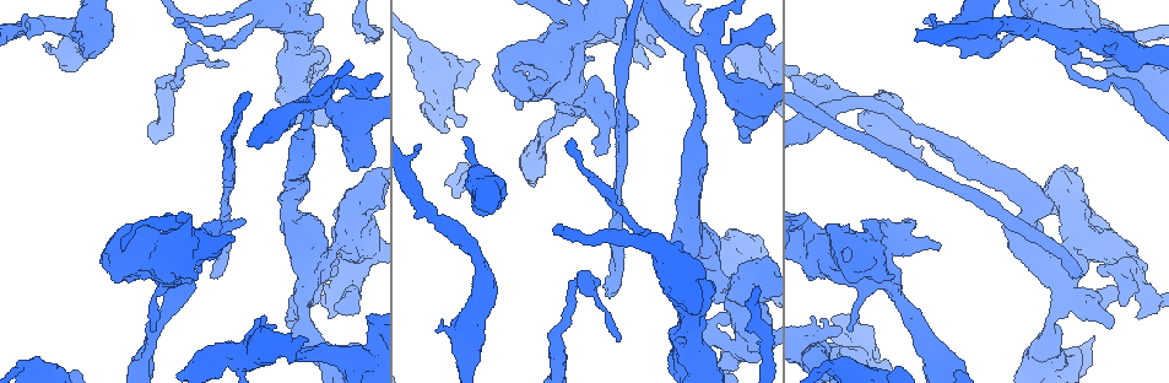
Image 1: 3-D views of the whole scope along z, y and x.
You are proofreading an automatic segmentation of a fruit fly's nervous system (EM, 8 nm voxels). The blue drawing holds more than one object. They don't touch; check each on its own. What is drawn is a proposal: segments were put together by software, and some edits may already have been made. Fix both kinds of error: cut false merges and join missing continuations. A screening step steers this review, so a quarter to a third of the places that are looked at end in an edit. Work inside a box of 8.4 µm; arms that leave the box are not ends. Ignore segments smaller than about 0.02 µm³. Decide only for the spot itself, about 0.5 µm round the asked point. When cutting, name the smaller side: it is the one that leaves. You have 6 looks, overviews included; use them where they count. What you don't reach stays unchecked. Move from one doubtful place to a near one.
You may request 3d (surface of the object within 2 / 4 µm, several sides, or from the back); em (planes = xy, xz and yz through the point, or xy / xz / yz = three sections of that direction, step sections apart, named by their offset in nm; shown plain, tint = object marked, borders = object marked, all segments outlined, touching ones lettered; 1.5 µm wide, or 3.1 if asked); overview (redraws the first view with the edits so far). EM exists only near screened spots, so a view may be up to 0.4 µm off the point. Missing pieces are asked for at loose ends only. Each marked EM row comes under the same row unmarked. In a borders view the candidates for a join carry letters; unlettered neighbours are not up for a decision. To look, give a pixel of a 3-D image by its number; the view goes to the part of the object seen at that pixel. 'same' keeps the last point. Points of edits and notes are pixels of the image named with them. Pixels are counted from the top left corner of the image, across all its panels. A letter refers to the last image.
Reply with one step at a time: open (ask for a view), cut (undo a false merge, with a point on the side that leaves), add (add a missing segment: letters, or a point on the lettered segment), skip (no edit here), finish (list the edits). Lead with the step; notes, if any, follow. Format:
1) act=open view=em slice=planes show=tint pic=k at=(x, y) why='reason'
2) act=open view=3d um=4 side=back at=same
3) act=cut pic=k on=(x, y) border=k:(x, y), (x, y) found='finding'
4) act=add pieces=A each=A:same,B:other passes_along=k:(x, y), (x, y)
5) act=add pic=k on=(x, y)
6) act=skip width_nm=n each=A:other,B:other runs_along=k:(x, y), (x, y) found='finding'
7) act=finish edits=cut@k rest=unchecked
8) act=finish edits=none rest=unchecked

act=open view=3d um=2 pic=1 at=(306, 125)

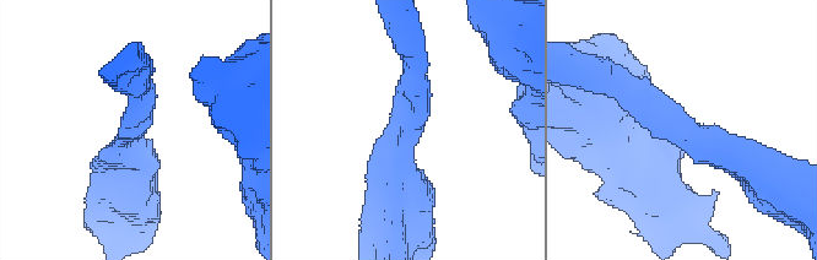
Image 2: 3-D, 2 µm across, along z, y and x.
act=open view=em slice=xz step=4 show=borders pic=2 at=(677, 129)

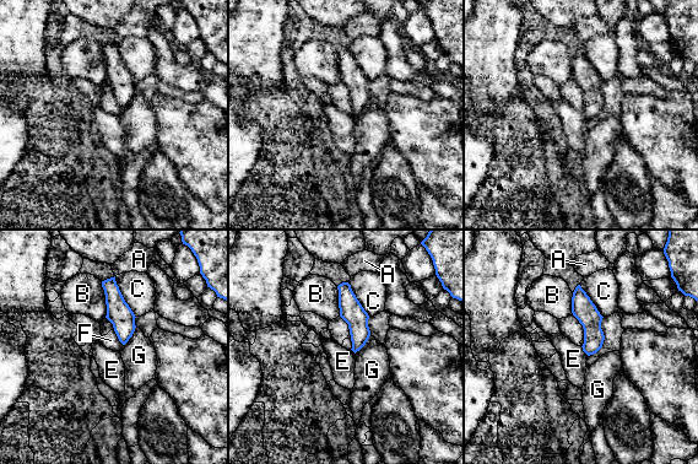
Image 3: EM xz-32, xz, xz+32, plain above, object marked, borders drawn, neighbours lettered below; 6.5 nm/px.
act=open view=em slice=planes show=borders at=same why='cut it another way'

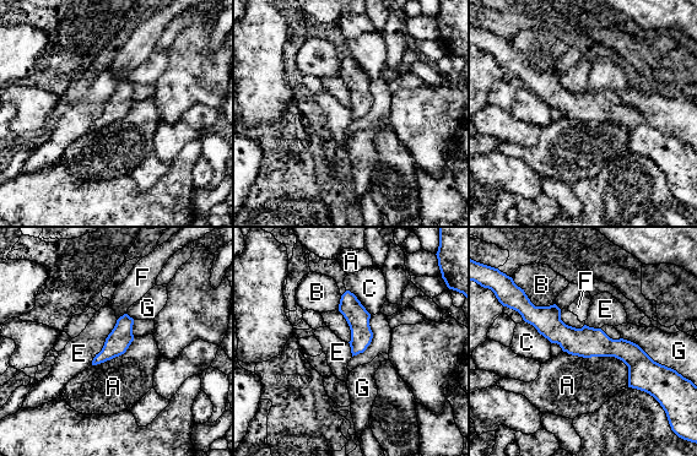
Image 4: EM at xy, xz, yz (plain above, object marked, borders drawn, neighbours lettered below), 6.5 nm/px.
act=skip longest_contact=A:500nm each=A:other,B:other,C:other,E:other,F:other,G:other runs_along=4:(523, 309), (655, 370) found='one neuron here'

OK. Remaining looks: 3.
act=open view=em slice=xz step=8 show=borders pic=1 at=(609, 298) why='branch stops here'

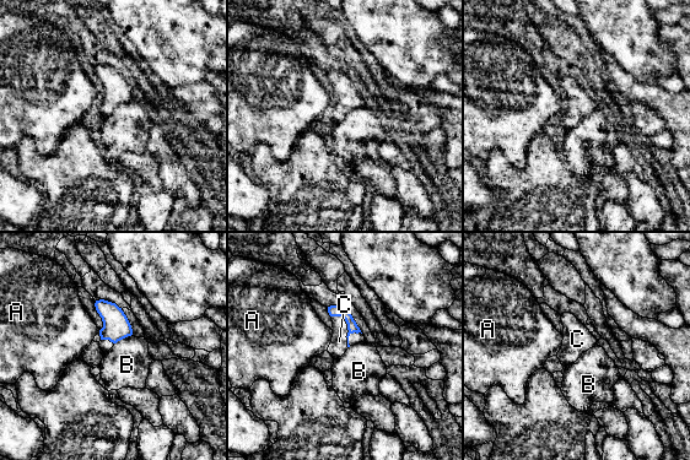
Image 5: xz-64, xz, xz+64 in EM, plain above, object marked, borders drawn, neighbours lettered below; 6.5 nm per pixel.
act=open view=em slice=planes show=borders at=same

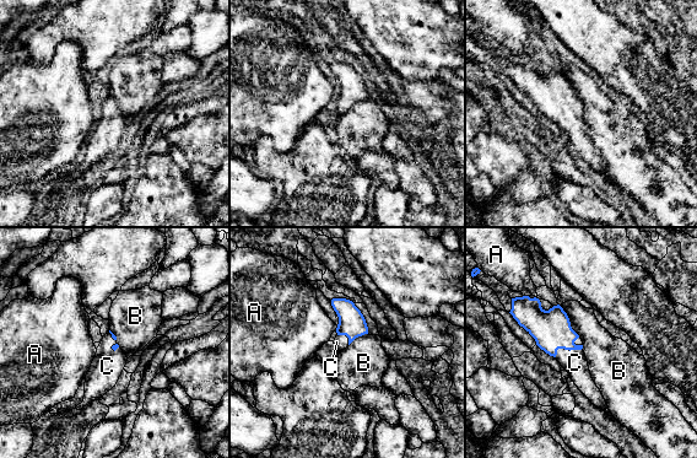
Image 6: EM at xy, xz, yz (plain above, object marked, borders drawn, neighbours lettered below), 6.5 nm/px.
act=add pieces=C each=A:other,B:other,C:same passes_along=6:(551, 329), (566, 349), (574, 362) found='the neuron continues'

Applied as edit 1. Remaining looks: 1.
act=open view=em slice=planes show=borders pic=1 at=(334, 300) why='sharp bend'

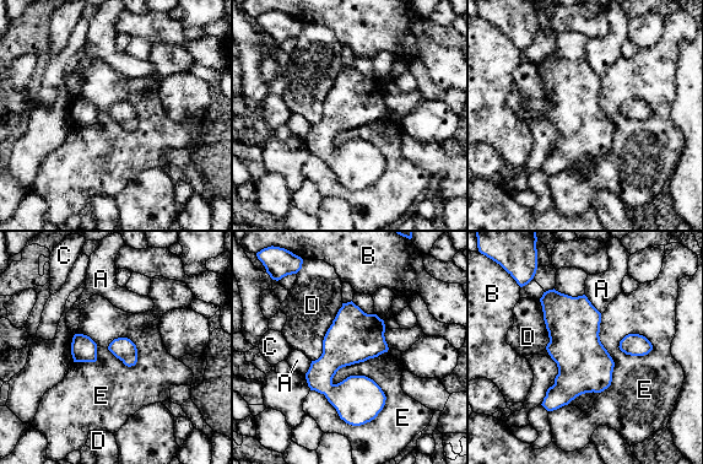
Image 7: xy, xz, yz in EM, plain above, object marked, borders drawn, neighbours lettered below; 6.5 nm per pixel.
act=skip each=A:other,B:other,C:other,D:other,E:other border=7:(387, 351), (311, 390) found='continuous, no second neuron'

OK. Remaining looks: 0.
act=finish edits=add@6 rest=unchecked

